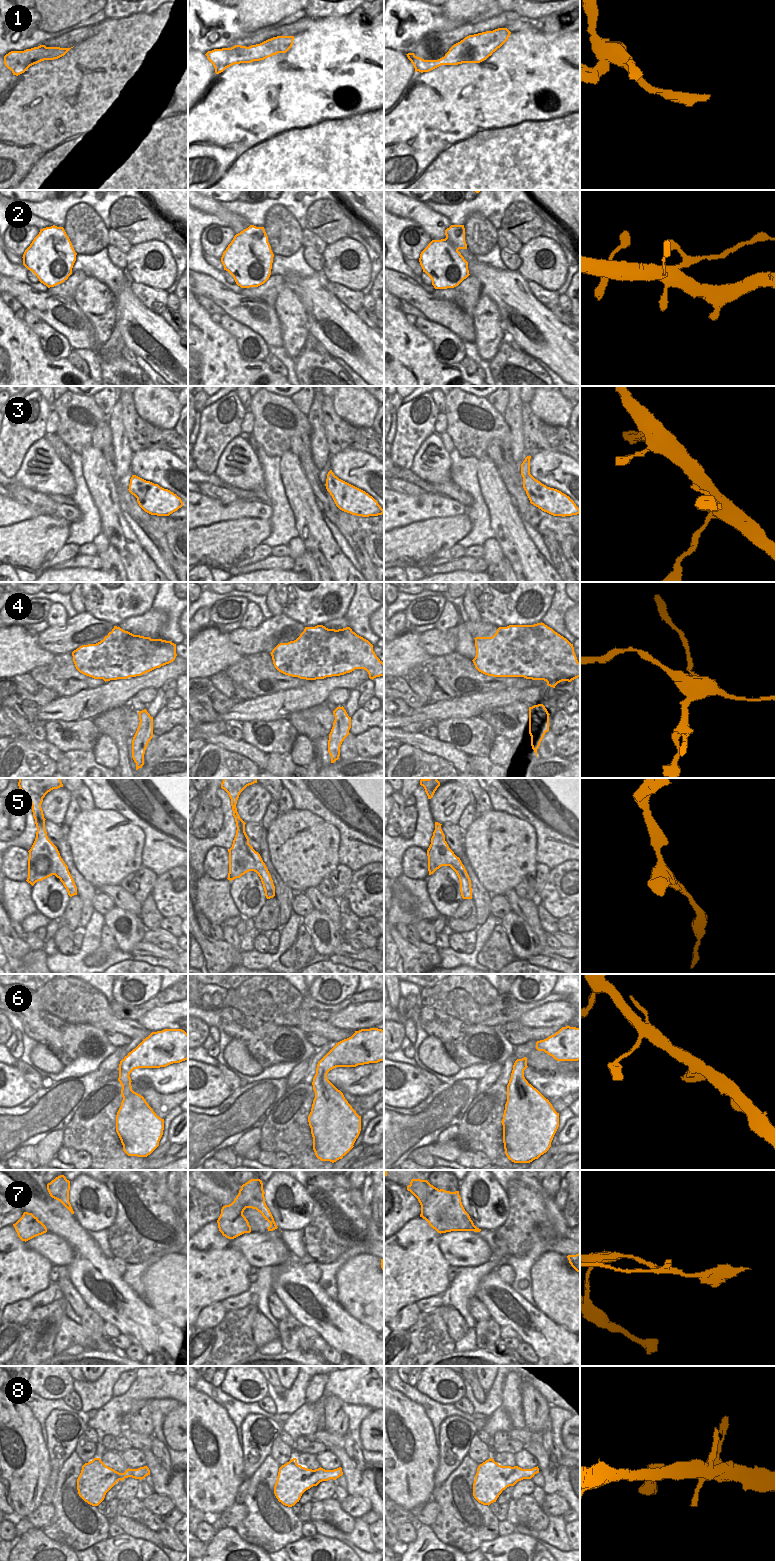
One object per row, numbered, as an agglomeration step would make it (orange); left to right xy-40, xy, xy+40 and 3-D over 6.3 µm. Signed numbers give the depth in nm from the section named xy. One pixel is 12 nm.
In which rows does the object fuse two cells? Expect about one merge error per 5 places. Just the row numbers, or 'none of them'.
4, 7

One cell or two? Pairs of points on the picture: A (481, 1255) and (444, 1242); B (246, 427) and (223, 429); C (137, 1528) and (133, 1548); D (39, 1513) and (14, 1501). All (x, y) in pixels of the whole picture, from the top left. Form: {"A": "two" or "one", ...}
{"A": "one", "B": "two", "C": "two", "D": "two"}

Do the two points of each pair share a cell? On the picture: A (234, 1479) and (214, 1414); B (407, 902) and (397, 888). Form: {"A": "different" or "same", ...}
{"A": "same", "B": "same"}

